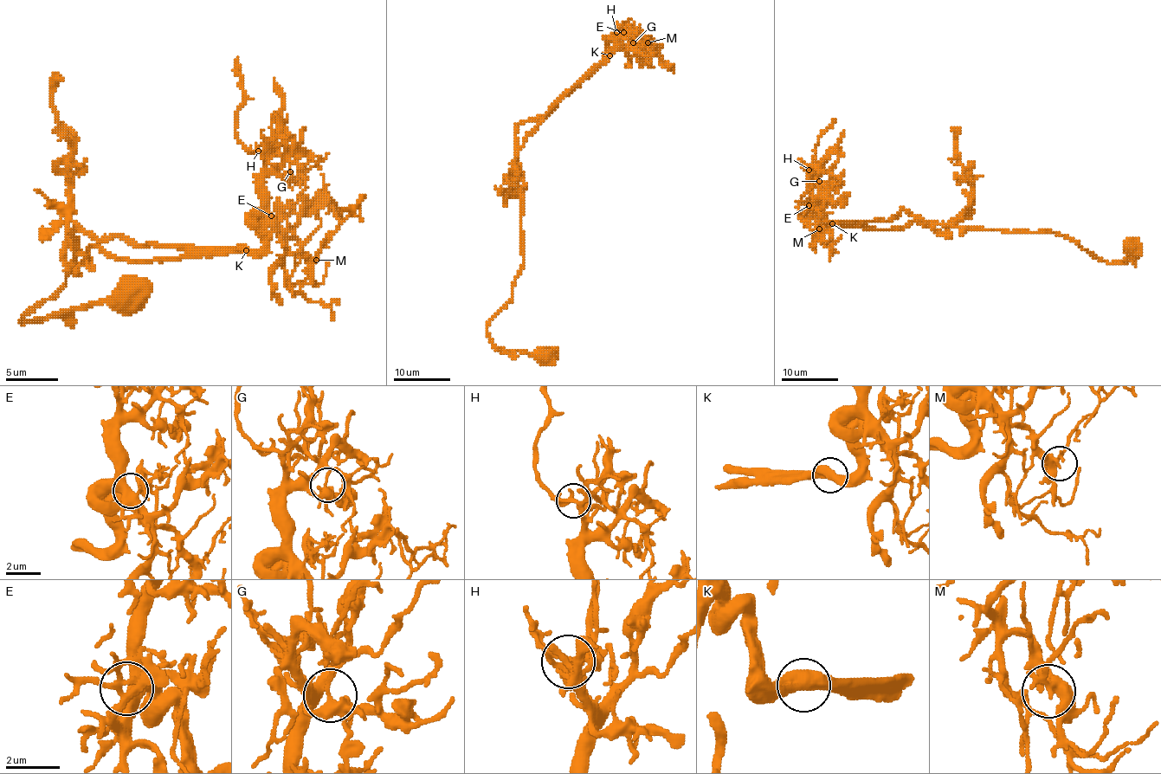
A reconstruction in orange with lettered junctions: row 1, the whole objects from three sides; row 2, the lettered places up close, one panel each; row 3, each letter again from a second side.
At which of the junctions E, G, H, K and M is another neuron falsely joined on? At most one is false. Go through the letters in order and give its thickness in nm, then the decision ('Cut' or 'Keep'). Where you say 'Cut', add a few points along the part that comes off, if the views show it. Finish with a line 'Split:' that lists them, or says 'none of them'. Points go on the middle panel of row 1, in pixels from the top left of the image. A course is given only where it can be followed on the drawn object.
E: Thickness 460 nm. Keep
G: Thickness 320 nm. Keep
H: Thickness 220 nm. Keep
K: Thickness 550 nm. Keep
M: Thickness 300 nm. Keep
Split: none of them

